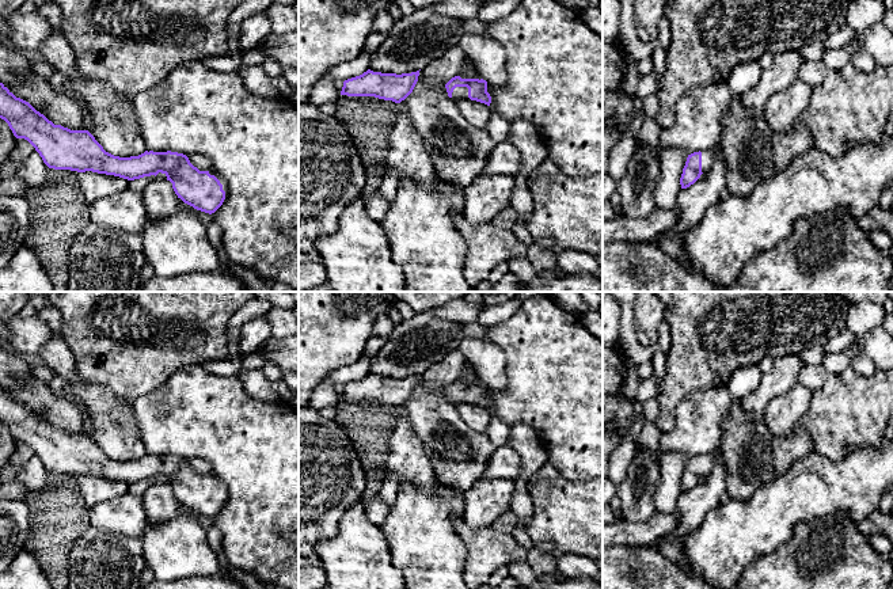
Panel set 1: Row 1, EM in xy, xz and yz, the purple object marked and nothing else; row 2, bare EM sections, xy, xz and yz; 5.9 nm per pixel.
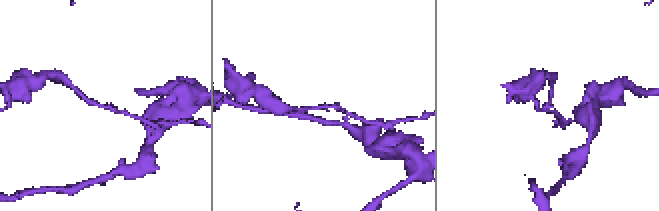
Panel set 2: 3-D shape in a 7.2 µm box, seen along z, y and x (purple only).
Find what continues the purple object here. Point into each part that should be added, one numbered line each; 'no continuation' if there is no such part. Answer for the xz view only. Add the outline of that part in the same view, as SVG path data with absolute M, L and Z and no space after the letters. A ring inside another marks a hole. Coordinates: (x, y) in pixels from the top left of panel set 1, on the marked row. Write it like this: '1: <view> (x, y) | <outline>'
1: xz (459, 92) | M456 87L452 92L452 100L457 102L460 99L470 99L468 98L468 88L467 87Z

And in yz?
1: yz (707, 156) | M702 151L702 172L707 174L715 162L715 151Z

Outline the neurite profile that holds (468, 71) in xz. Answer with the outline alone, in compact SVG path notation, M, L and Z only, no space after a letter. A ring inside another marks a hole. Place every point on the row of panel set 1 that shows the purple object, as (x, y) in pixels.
M470 57L464 58L463 66L459 72L459 75L461 79L483 79L478 69L476 65L474 64L474 61Z

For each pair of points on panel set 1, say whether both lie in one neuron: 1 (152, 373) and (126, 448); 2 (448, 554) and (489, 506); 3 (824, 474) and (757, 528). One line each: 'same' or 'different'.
1: different
2: different
3: same

